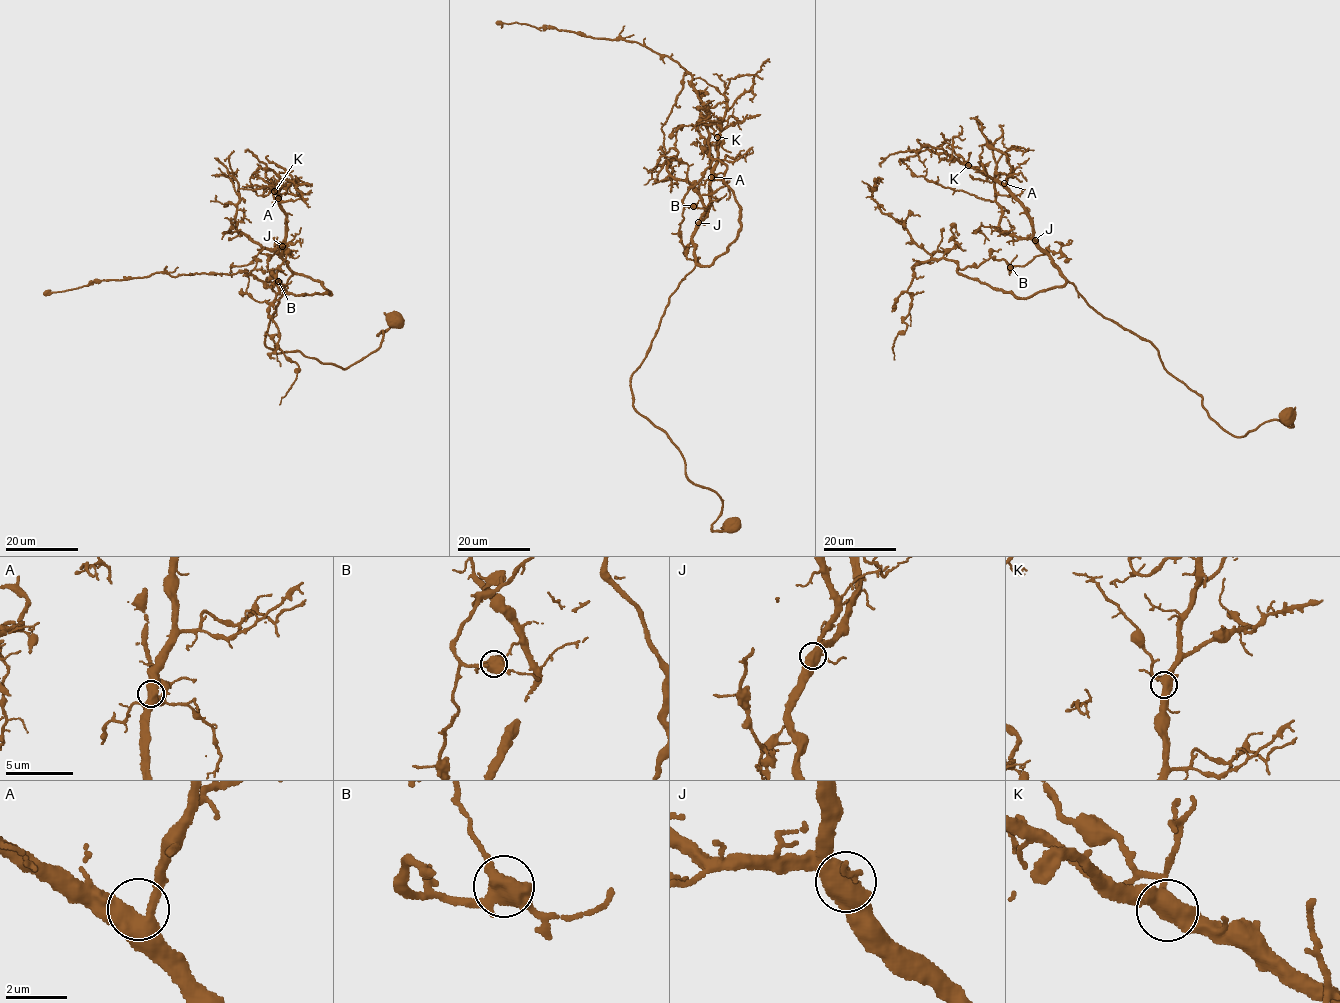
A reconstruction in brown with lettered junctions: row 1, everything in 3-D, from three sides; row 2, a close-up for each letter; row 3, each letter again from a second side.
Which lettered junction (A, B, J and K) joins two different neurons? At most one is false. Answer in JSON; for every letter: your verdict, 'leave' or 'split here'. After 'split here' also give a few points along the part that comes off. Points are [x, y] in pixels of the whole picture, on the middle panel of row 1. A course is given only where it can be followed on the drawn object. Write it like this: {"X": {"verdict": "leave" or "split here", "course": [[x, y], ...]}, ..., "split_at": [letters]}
{"A": {"verdict": "leave"}, "B": {"verdict": "leave"}, "J": {"verdict": "leave"}, "K": {"verdict": "leave"}, "split_at": []}

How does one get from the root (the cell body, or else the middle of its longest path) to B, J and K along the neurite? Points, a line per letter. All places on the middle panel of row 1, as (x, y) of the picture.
B: (733, 524), (712, 529), (721, 496), (630, 386), (669, 297), (737, 236), (718, 159), (694, 206)
J: (733, 524), (712, 529), (721, 496), (689, 480), (630, 386), (694, 267), (698, 222)
K: (733, 524), (712, 529), (721, 496), (689, 480), (678, 449), (634, 407), (630, 382), (694, 267), (717, 137)

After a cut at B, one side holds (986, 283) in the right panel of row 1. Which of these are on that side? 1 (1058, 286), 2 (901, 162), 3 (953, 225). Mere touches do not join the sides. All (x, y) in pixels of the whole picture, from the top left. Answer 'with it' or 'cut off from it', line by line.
1: with it
2: cut off from it
3: cut off from it

